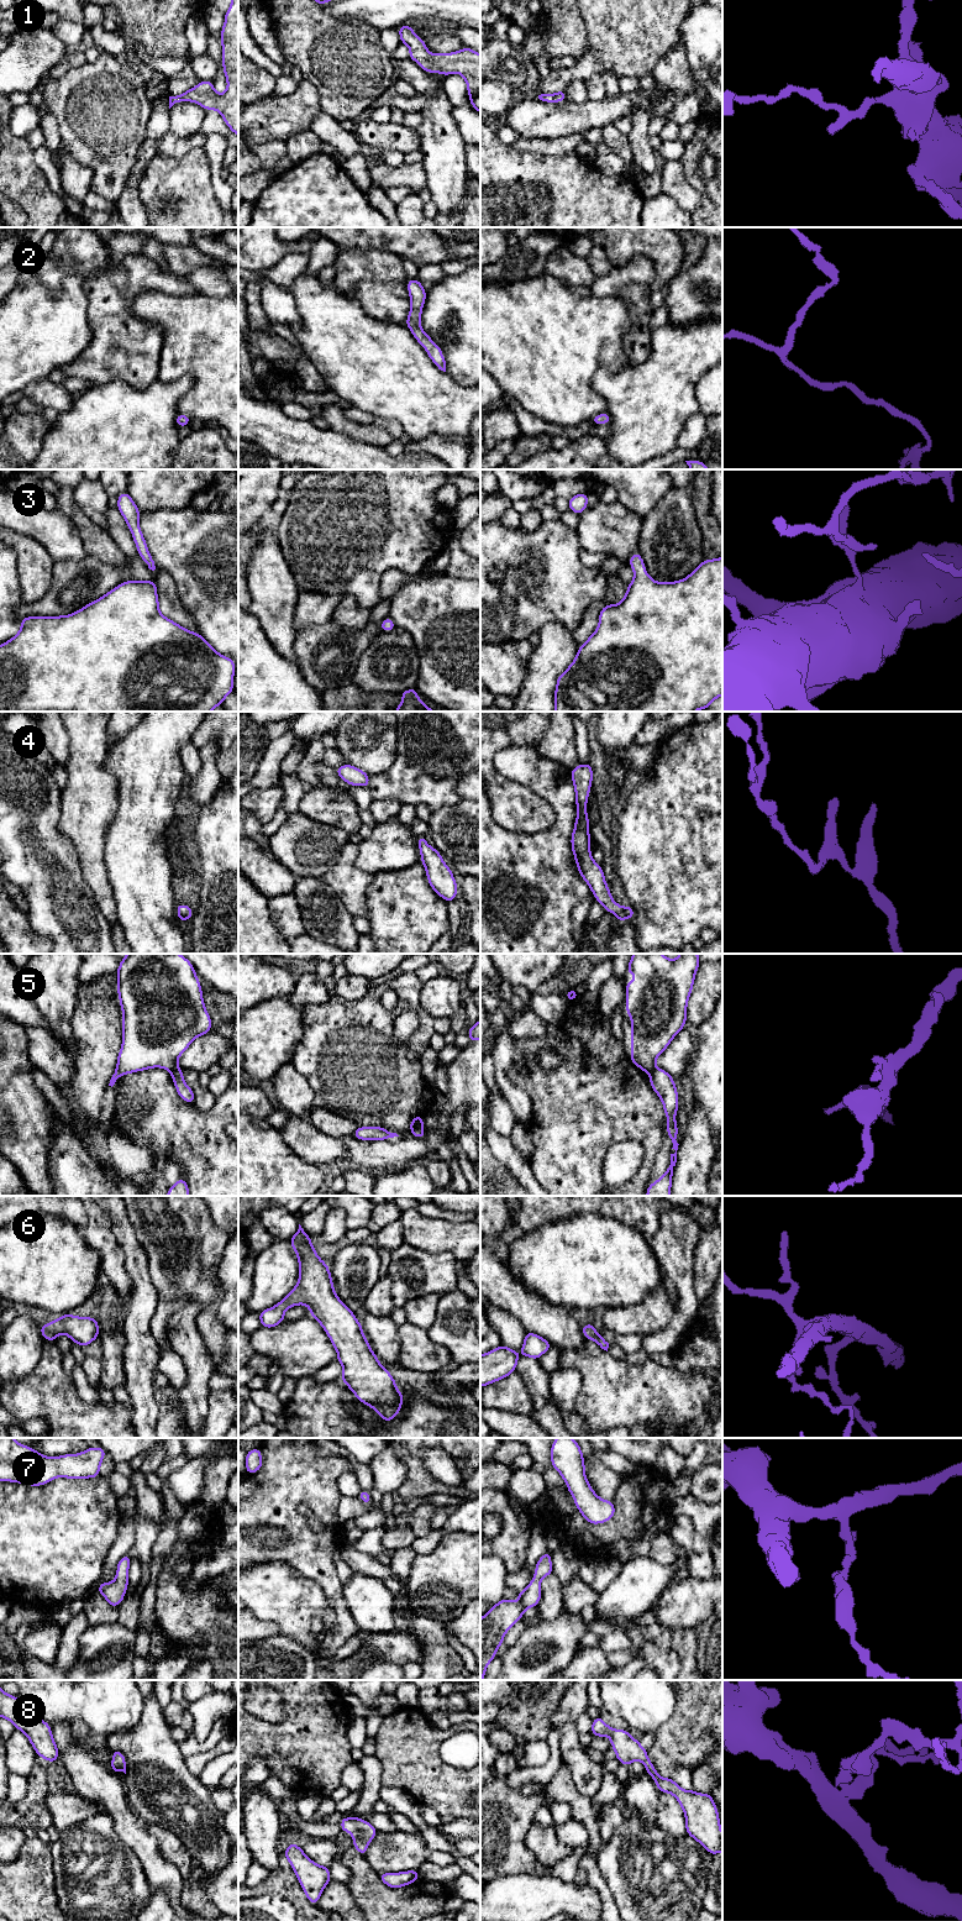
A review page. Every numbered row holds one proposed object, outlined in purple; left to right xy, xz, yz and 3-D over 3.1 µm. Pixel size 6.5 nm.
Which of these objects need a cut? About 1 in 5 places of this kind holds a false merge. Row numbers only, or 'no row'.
5

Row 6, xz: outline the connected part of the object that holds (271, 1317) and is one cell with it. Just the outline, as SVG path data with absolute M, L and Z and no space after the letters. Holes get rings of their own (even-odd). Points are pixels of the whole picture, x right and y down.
M299 1224L289 1240L298 1255L299 1280L284 1300L258 1313L261 1326L273 1328L285 1321L288 1308L306 1305L337 1351L337 1361L343 1366L341 1380L357 1401L370 1406L389 1423L401 1411L404 1395L380 1365L354 1312L336 1295L327 1263L319 1258L311 1237Z

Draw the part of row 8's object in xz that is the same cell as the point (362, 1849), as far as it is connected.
M342 1817L341 1830L343 1833L352 1833L353 1846L363 1857L366 1856L368 1844L378 1833L373 1825L359 1817Z

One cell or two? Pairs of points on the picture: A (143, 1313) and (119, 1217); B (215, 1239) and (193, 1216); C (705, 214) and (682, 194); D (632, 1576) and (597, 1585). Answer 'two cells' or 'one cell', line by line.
A: one cell
B: one cell
C: two cells
D: two cells

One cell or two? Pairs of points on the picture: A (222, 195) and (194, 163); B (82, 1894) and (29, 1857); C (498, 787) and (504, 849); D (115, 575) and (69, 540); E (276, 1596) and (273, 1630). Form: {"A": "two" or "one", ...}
{"A": "two", "B": "two", "C": "two", "D": "two", "E": "two"}

